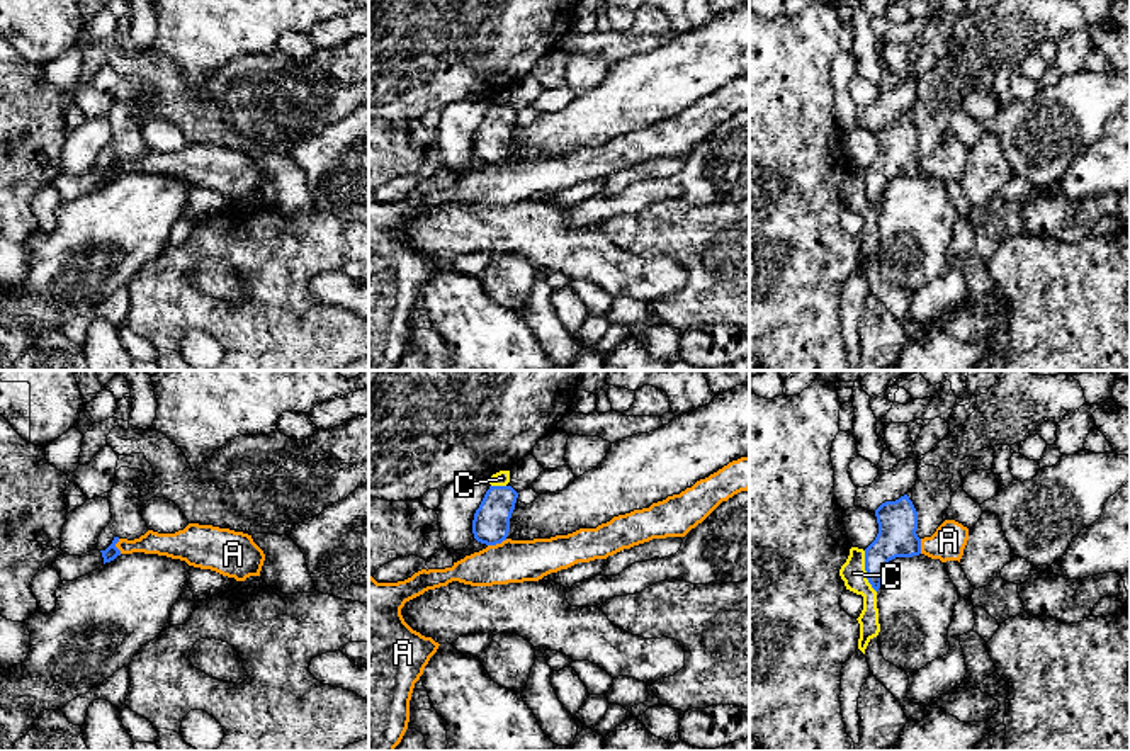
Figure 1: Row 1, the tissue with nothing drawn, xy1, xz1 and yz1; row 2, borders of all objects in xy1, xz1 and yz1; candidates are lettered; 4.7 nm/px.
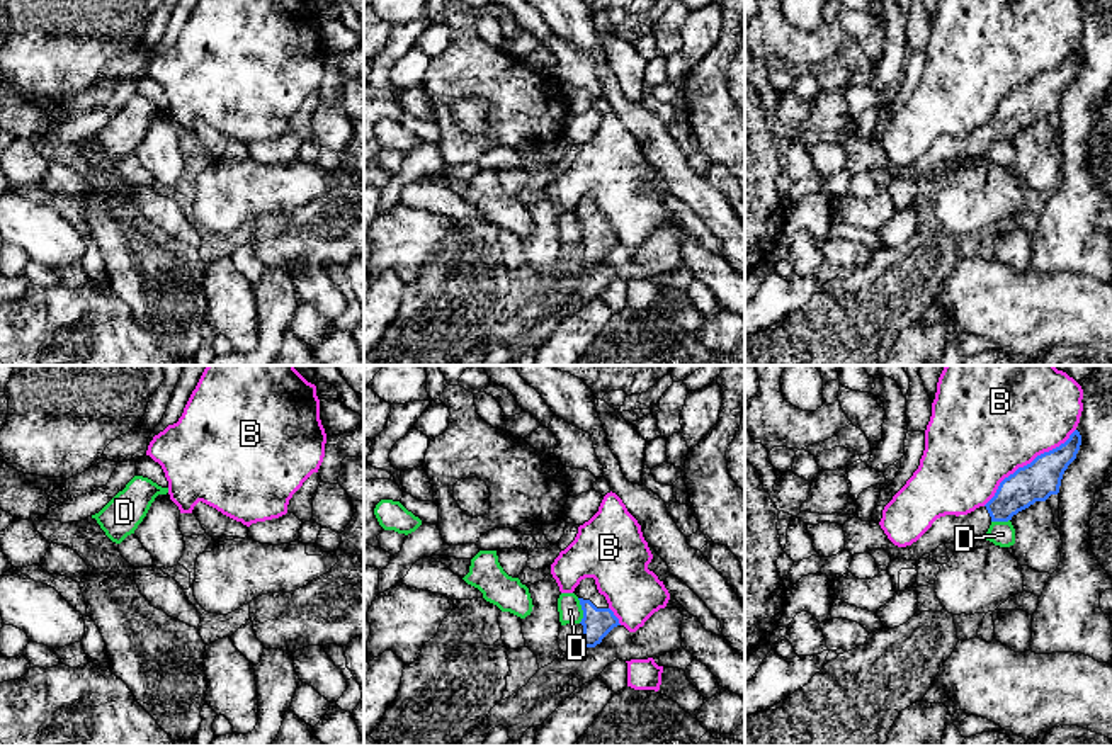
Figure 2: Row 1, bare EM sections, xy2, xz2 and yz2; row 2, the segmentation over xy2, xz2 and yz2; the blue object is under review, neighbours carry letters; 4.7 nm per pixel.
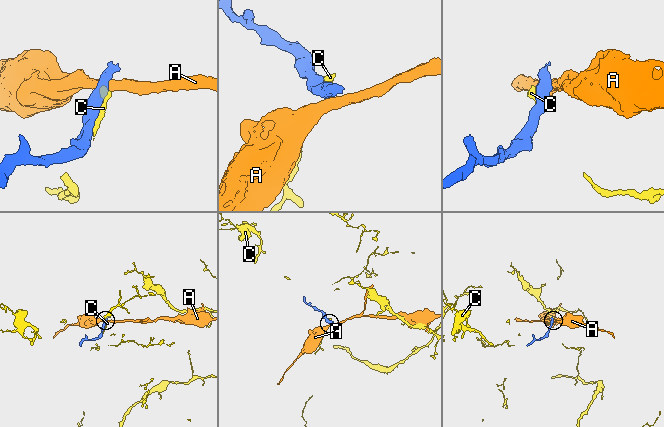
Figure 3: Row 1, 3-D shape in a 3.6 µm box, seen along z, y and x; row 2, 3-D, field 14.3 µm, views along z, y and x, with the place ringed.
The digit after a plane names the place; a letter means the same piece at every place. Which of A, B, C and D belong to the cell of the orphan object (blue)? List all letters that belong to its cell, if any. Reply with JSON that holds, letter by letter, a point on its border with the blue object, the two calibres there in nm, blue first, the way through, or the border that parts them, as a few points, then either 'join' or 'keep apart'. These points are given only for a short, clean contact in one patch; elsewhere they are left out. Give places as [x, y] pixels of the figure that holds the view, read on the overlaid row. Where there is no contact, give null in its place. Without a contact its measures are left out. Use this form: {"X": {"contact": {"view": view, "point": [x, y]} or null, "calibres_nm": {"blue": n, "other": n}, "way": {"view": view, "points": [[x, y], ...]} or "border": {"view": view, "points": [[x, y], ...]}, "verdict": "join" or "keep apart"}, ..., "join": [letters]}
{"A": {"contact": {"view": "xz1", "point": [497, 542]}, "calibres_nm": {"blue": 180, "other": 200}, "border": {"view": "xz1", "points": [[507, 539], [488, 546]]}, "verdict": "keep apart"}, "B": {"contact": {"view": "yz2", "point": [1027, 464]}, "calibres_nm": {"blue": 190, "other": 480}, "verdict": "keep apart"}, "C": {"contact": {"view": "yz1", "point": [865, 570]}, "calibres_nm": {"blue": 180, "other": 120}, "verdict": "keep apart"}, "D": {"contact": {"view": "xz2", "point": [582, 609]}, "calibres_nm": {"blue": 140, "other": 110}, "verdict": "keep apart"}, "join": []}

